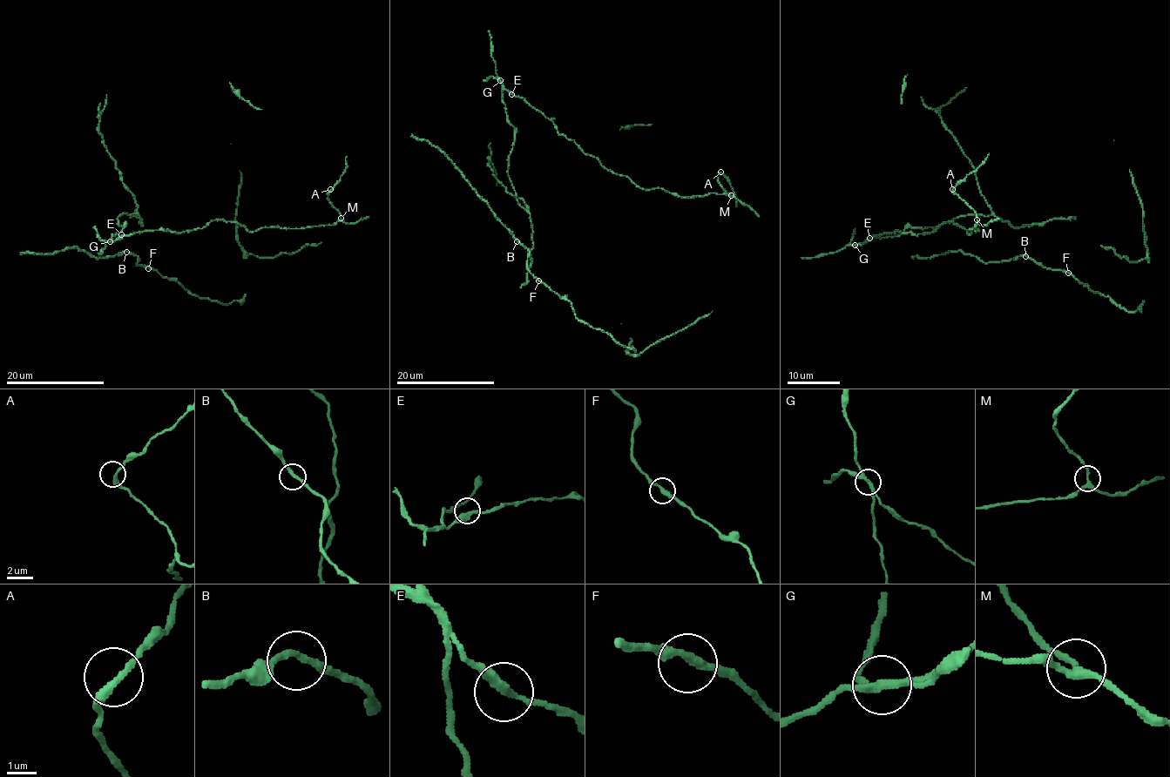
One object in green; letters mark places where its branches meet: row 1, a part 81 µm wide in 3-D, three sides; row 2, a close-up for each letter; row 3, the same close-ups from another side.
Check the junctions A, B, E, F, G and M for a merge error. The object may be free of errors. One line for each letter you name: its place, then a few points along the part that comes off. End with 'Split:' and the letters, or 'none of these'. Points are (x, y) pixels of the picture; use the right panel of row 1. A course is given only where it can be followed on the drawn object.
G: place (855, 245)
Split: G

